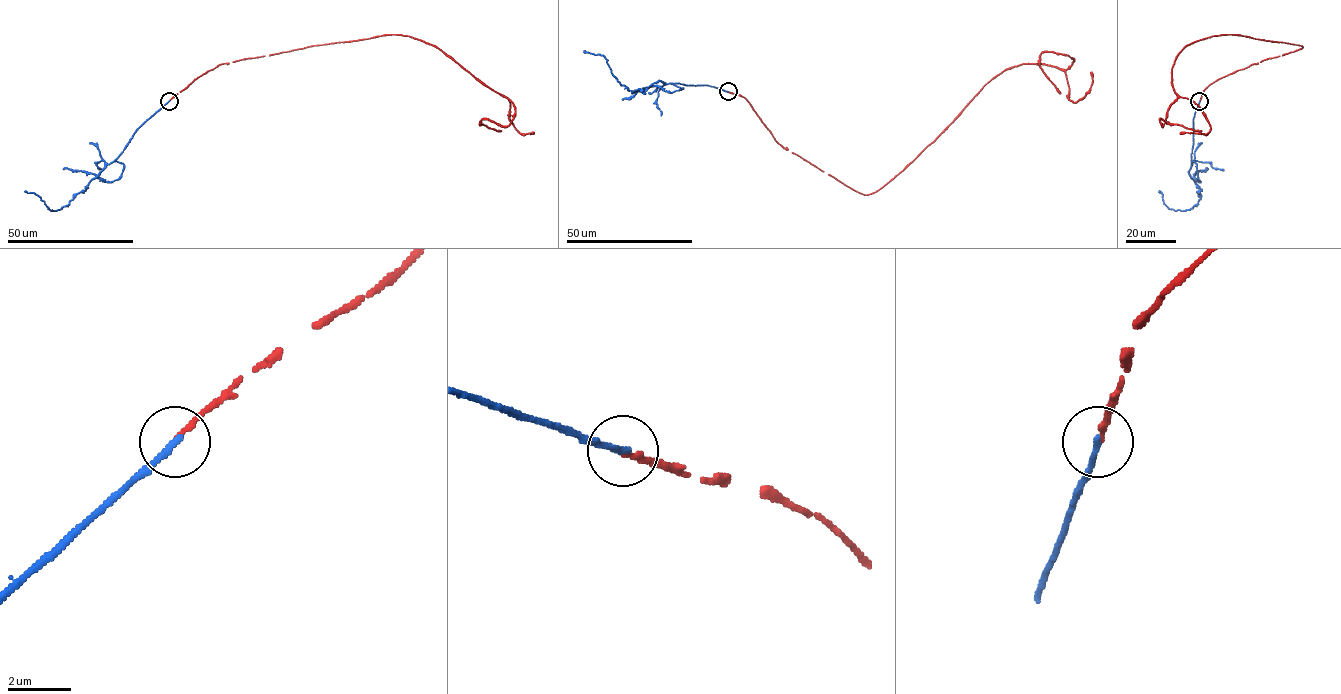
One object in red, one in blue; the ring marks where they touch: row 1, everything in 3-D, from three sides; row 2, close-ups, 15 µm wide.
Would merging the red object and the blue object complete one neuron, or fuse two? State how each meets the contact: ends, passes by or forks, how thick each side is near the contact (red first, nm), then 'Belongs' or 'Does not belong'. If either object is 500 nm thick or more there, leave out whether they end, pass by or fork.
At the ring red ends. At the ring blue ends. Thickness 140 nm (red) against 200 nm. Belongs

